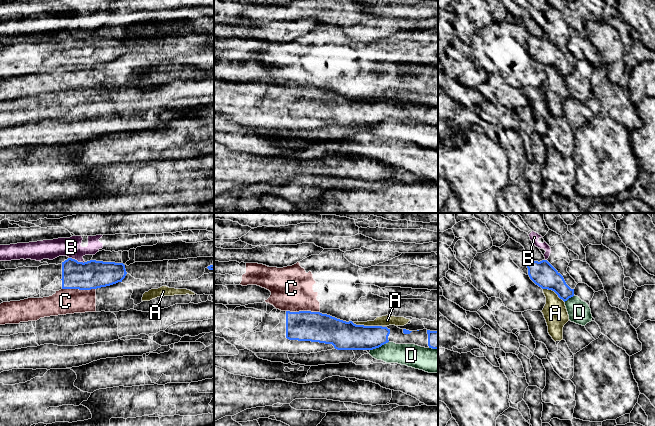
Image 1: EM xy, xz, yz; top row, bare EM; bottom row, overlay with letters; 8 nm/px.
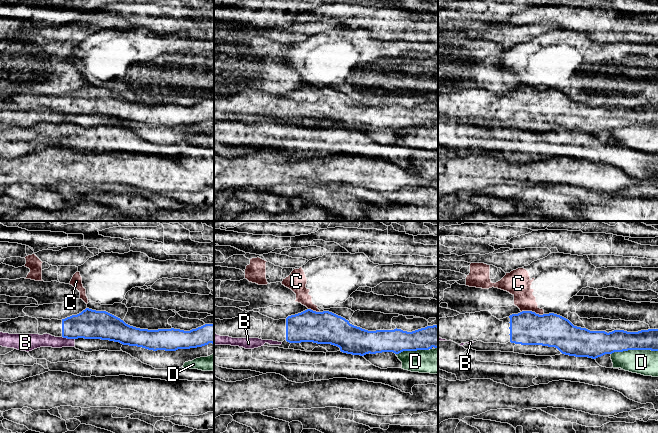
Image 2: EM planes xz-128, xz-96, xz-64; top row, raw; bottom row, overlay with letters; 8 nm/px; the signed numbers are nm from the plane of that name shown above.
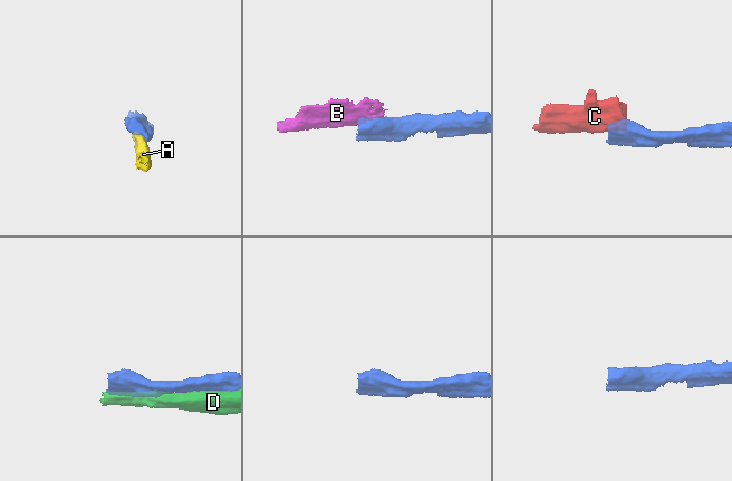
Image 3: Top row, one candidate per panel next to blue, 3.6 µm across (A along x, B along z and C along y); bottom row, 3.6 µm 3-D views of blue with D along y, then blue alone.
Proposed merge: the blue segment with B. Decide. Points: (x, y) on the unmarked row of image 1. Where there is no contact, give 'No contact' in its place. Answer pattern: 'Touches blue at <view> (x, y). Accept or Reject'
Touches blue at xy (76, 36). Reject

